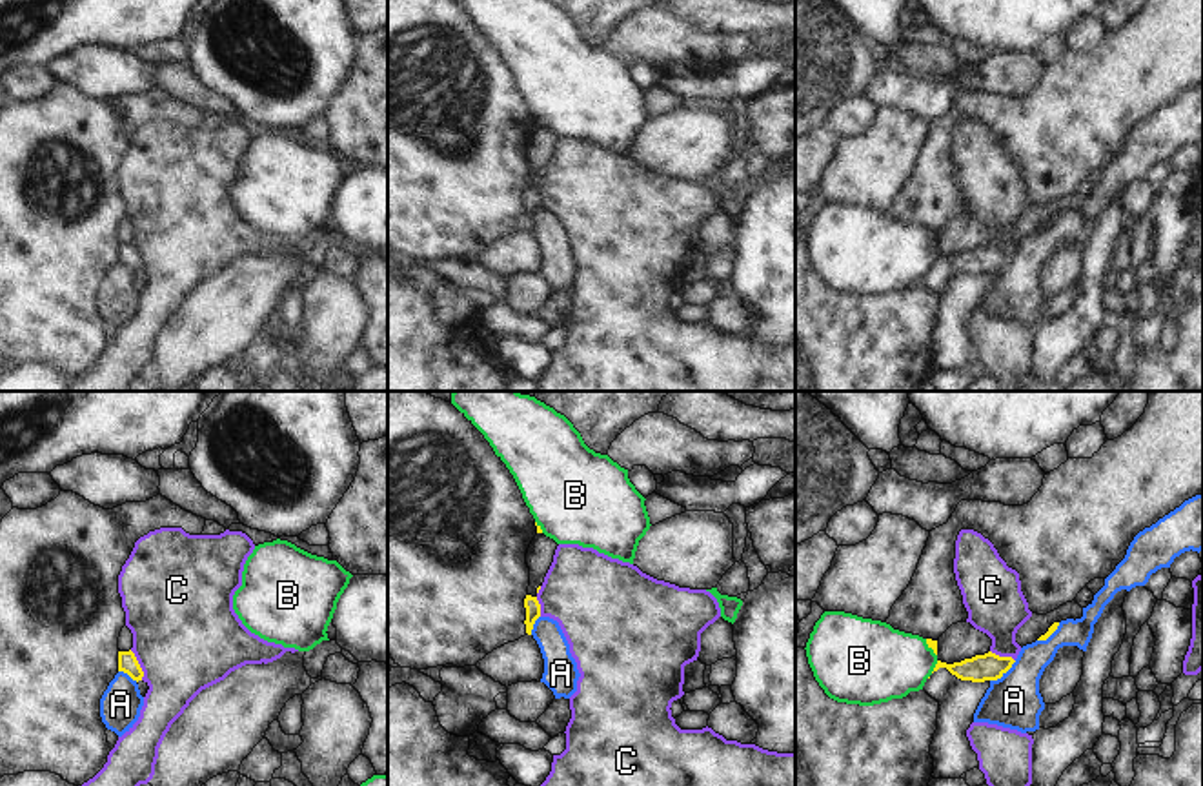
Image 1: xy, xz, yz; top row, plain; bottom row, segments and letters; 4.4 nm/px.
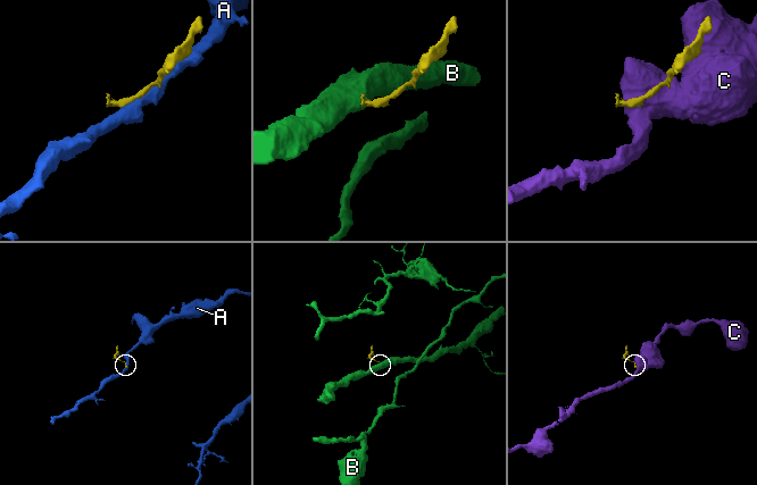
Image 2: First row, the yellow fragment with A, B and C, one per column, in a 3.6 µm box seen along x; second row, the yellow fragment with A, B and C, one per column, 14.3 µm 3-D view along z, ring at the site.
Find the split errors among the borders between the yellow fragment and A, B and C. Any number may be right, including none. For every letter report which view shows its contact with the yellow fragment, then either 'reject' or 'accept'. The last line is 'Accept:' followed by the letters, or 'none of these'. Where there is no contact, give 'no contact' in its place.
A: meets yellow in yz; reject
B: meets yellow in yz; accept
C: meets yellow in xy; reject
Accept: B

